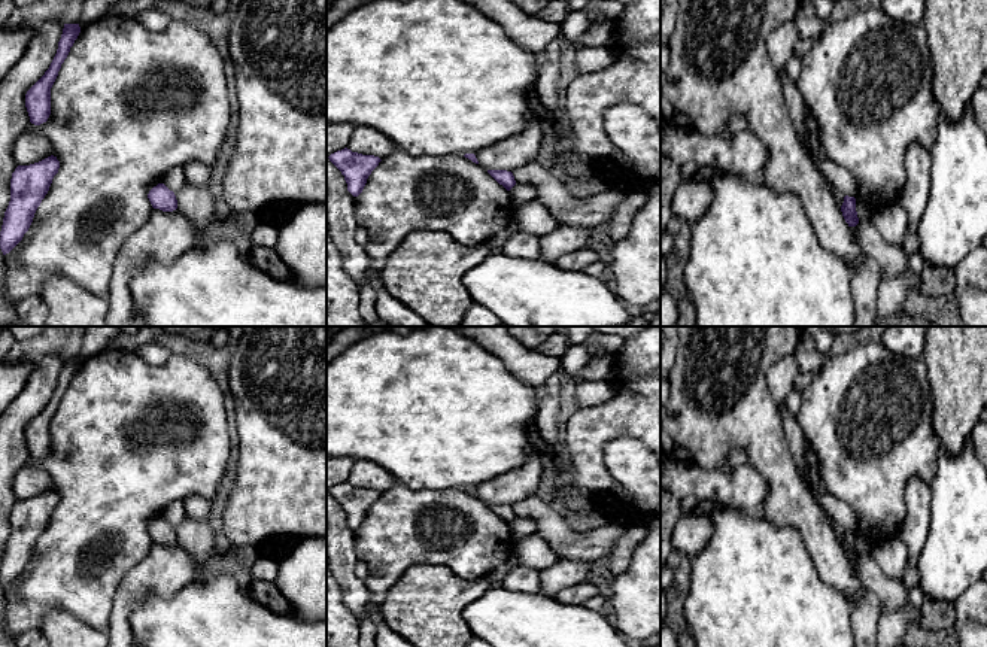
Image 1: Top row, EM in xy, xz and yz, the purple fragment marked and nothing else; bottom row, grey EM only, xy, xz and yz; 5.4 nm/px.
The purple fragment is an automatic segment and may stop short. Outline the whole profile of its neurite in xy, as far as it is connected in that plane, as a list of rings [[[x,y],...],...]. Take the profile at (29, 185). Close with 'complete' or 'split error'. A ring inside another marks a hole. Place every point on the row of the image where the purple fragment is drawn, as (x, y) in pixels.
[[[51,155],[30,165],[18,165],[12,173],[10,201],[0,231],[3,255],[9,253],[28,231],[58,168],[60,161]]]; complete

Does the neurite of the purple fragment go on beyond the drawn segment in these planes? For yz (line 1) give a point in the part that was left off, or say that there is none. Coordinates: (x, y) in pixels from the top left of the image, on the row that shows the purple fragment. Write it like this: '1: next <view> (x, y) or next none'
1: next none

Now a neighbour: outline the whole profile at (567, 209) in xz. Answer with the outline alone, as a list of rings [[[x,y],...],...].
[[[537,160],[511,171],[516,183],[537,189],[537,200],[550,212],[559,225],[593,228],[607,224],[629,185],[611,185],[592,198],[577,198],[565,185],[549,173]]]

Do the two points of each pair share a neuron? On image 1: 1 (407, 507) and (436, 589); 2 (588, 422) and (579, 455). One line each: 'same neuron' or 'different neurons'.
1: different neurons
2: same neuron

